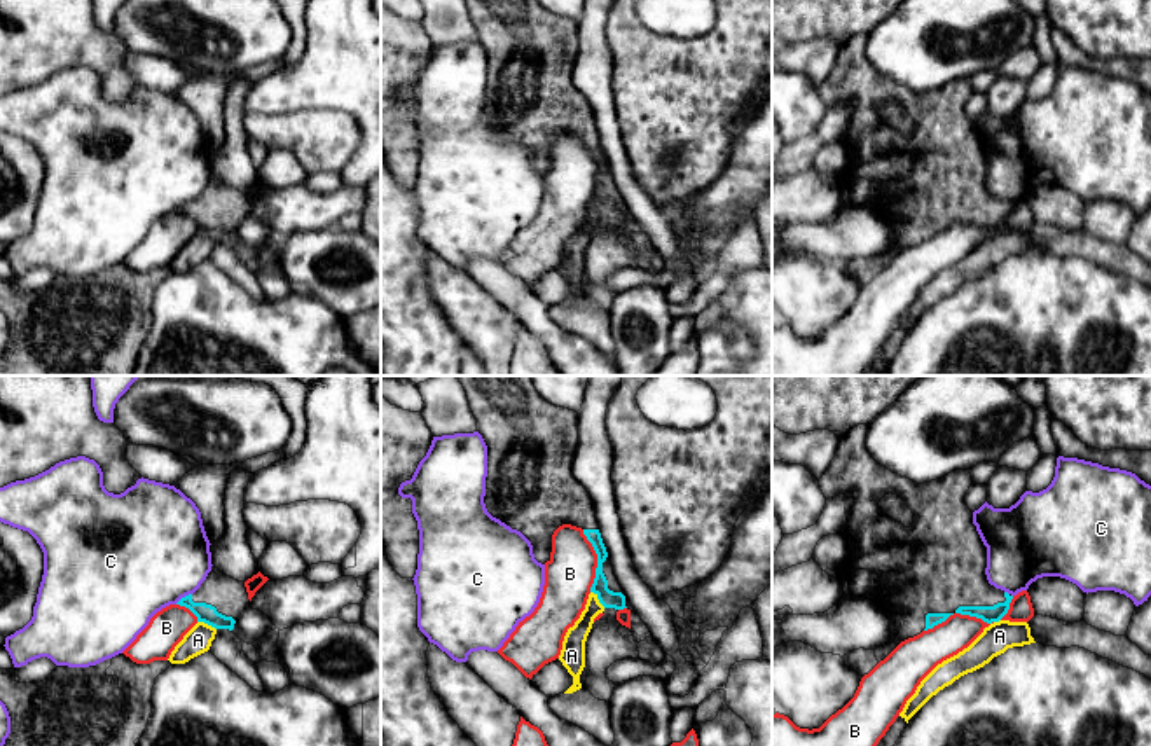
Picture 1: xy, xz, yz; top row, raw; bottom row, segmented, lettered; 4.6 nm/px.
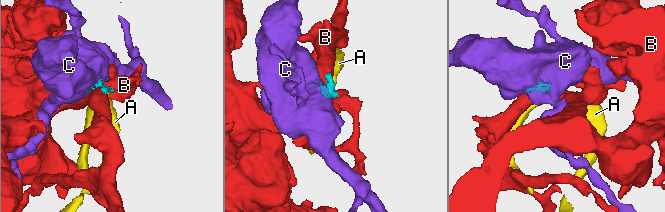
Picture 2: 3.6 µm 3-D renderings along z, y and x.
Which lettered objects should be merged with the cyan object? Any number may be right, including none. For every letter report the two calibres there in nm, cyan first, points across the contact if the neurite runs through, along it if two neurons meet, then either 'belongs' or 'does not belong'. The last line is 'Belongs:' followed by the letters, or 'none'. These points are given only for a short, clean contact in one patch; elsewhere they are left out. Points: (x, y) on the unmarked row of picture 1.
A: calibres 80 and 110 nm; way xz (606, 207), (598, 207), (573, 254); belongs
B: calibres 80 and 170 nm; does not belong
C: calibres 90 and 500 nm; border xy (191, 201), (175, 212); does not belong
Belongs: A

